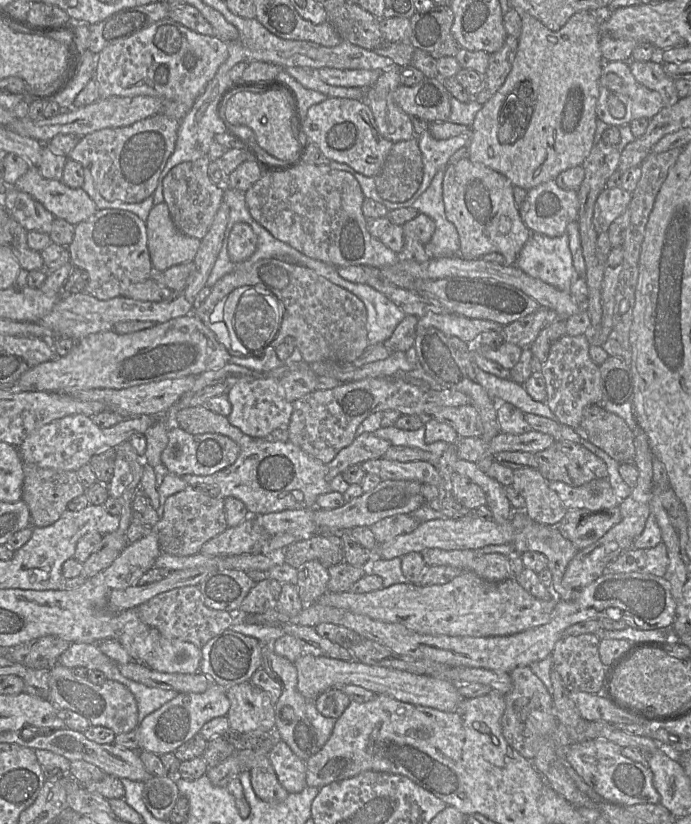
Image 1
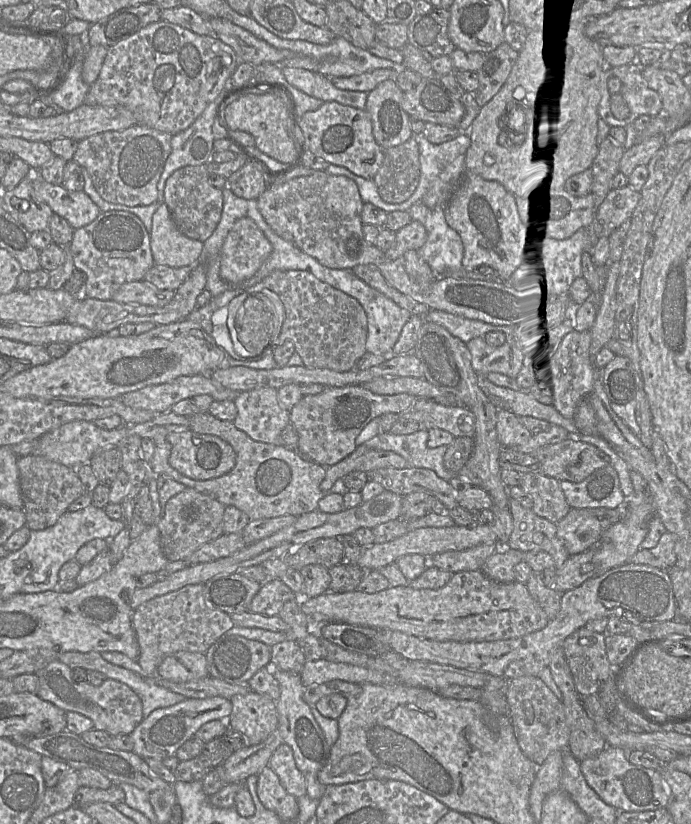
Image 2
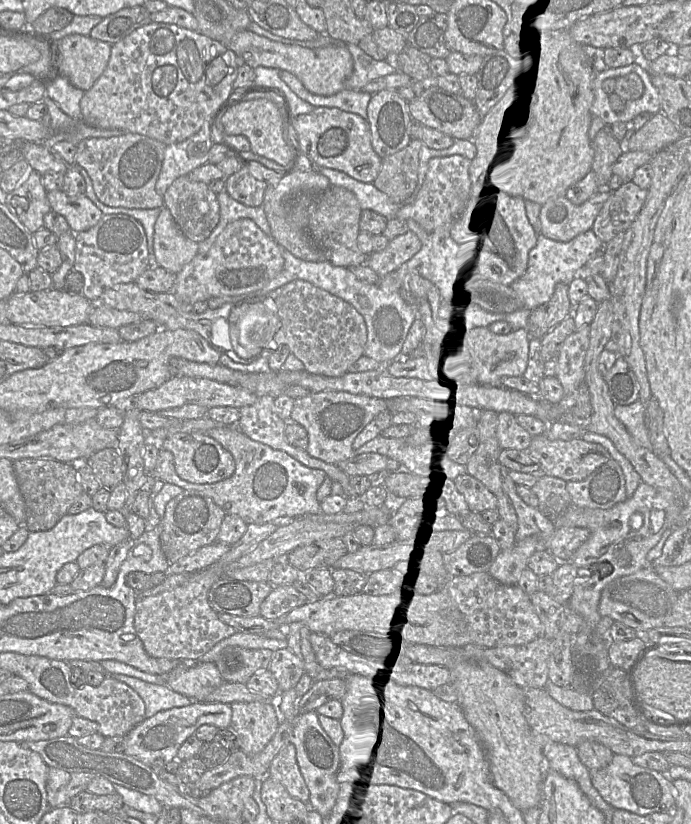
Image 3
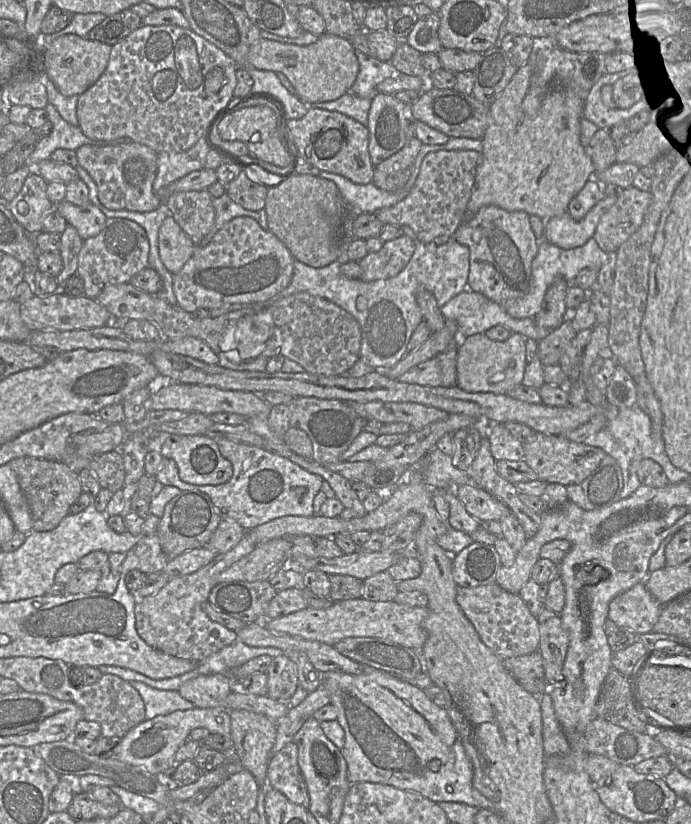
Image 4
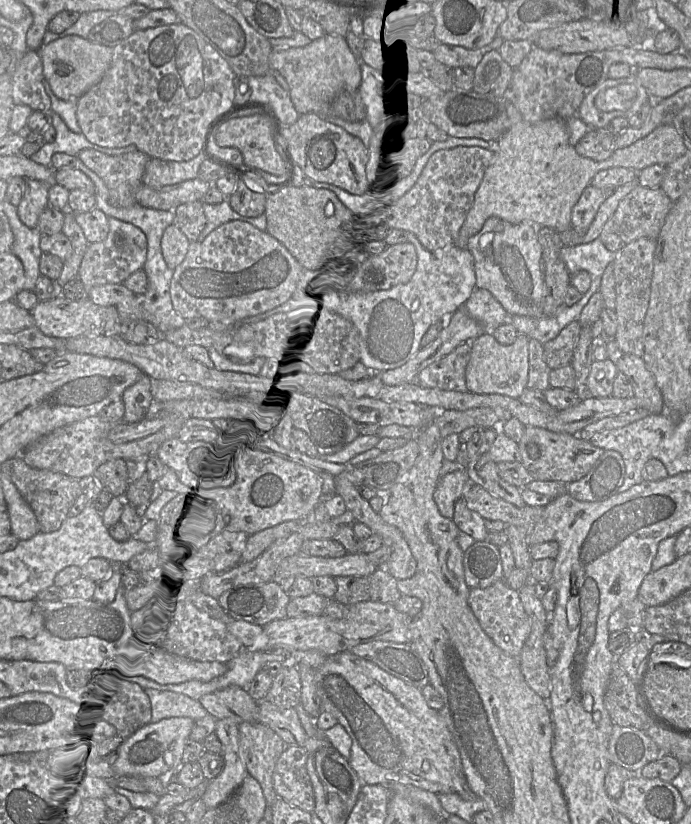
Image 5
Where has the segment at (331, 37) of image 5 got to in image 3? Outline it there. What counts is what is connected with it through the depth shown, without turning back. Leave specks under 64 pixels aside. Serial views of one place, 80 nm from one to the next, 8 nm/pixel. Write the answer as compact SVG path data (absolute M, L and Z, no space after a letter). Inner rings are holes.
M247 29L237 32L229 41L228 47L253 69L264 66L289 71L309 92L320 96L332 96L344 90L345 81L354 69L353 57L345 43L311 49L272 41Z

